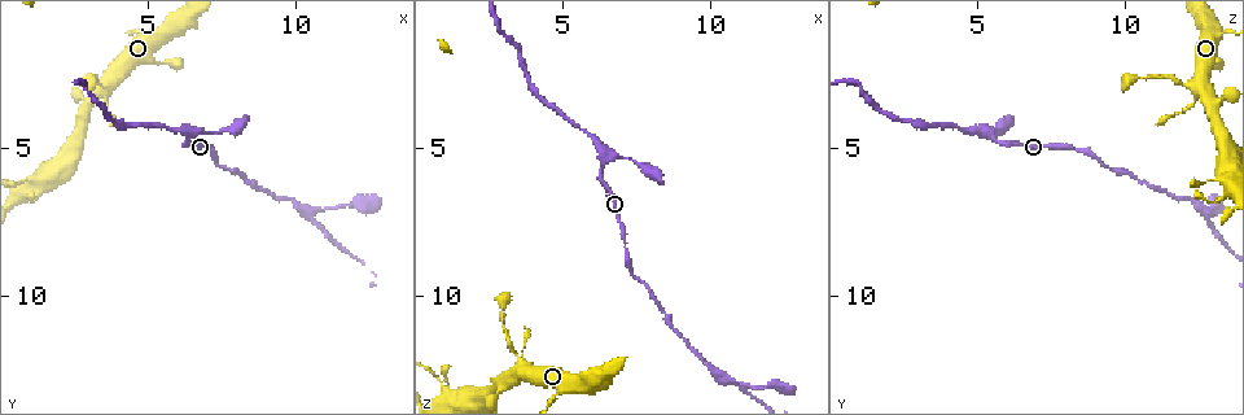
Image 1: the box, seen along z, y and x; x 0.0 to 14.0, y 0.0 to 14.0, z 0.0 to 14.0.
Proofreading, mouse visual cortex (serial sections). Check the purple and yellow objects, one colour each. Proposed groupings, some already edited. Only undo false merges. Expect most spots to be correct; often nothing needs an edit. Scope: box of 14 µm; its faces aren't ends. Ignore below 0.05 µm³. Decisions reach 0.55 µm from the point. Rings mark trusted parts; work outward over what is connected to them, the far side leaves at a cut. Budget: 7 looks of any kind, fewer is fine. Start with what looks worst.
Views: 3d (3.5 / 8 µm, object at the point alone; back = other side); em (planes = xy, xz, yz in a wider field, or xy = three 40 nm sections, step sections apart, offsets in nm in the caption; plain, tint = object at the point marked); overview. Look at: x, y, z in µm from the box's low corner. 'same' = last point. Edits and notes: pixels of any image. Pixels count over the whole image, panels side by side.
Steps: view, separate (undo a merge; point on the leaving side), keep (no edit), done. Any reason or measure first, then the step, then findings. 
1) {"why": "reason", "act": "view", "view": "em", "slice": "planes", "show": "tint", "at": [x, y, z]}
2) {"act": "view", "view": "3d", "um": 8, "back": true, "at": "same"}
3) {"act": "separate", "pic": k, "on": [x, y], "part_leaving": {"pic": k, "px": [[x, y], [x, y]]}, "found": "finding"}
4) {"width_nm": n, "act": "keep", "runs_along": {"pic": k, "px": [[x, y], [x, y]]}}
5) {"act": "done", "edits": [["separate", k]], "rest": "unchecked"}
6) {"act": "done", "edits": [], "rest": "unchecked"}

{"why": "side arm on a straight run", "act": "view", "view": "3d", "um": 3.5, "at": [10.4, 7.2, 12.7]}

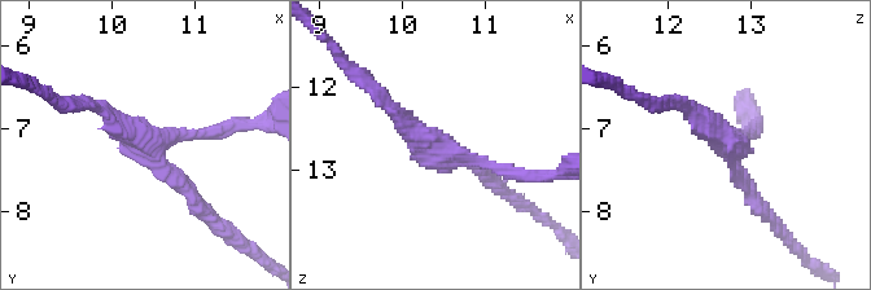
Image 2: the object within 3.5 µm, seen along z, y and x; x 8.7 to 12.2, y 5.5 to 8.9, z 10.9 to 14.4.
{"arms": 3, "arm_widths_nm": [150, 150, 200], "why": "shape alone is not enough", "act": "view", "view": "em", "slice": "xy", "step": 1, "show": "tint", "at": [10.45, 7.25, 12.80]}

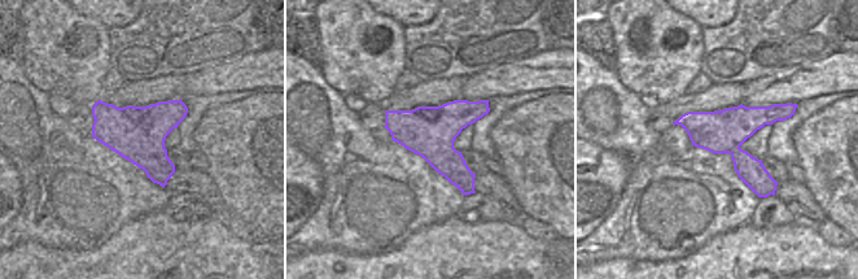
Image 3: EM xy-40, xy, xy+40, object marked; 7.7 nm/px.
{"why": "another direction", "act": "view", "view": "em", "slice": "xy", "step": 2, "show": "tint", "at": "same"}

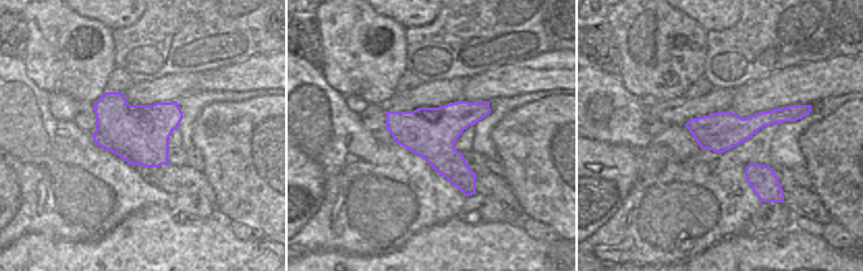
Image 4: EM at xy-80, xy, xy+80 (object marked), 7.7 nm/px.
{"act": "keep", "runs_along": {"pic": 2, "px": [[383, 99], [438, 152], [519, 175]]}, "found": "all the same cell"}

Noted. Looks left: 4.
{"why": "two arms in line, one across", "act": "view", "view": "3d", "um": 3.5, "at": [3.6, 2.9, 12.2]}

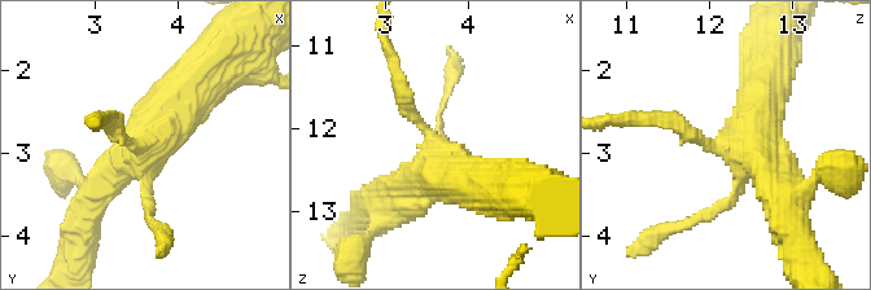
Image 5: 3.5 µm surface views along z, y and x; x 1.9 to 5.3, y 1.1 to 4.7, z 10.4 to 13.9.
{"why": "need the tissue", "act": "view", "view": "em", "slice": "xy", "step": 2, "show": "tint", "at": [3.60, 2.90, 12.30]}

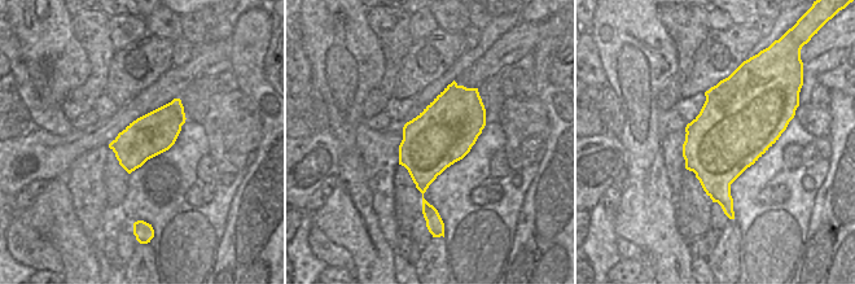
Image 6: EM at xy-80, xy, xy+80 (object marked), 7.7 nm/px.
{"width_nm": 480, "act": "keep", "runs_along": {"pic": 5, "px": [[198, 73], [166, 121], [87, 205]]}, "found": "all the same cell"}

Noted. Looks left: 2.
{"why": "thin neck", "act": "view", "view": "3d", "um": 3.5, "at": [6.4, 4.4, 5.3]}

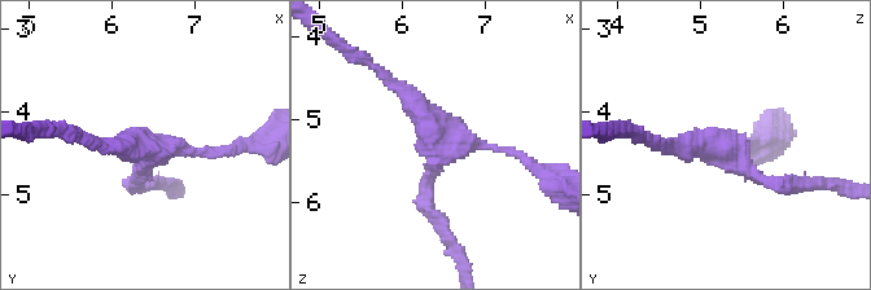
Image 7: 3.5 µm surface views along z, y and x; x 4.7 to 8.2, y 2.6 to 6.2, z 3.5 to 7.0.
{"arms": 3, "arm_widths_nm": [100, 200, 200], "act": "view", "view": "em", "slice": "xy", "step": 3, "show": "tint", "at": [6.40, 4.45, 5.30]}

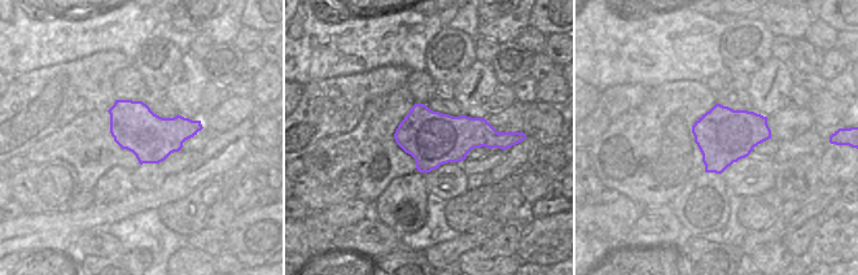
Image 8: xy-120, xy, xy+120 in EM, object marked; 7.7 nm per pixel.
{"act": "keep", "runs_along": {"pic": 7, "px": [[432, 211], [432, 128], [388, 78]]}, "found": "continuous, no second cell"}

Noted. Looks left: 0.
{"act": "done", "edits": [], "rest": "unchecked"}

